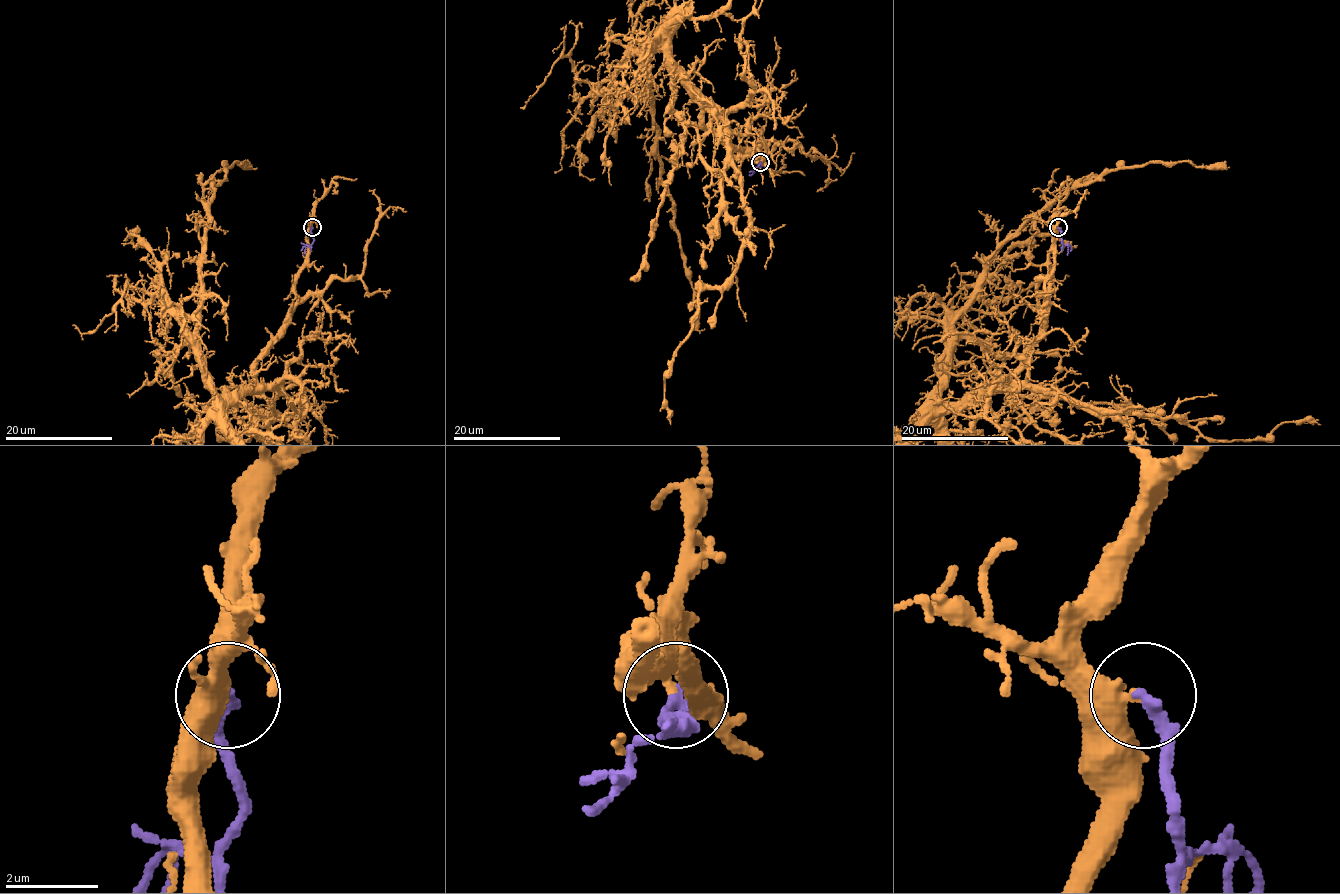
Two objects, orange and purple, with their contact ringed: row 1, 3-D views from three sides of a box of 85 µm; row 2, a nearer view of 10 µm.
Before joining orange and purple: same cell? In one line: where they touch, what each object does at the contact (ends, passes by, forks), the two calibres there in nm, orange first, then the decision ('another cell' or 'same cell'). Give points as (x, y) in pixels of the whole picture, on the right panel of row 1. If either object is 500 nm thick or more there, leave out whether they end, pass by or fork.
at (1058, 227); orange ends there; purple ends there; 420 nm thick on the orange side, 260 nm on the other; same cell

